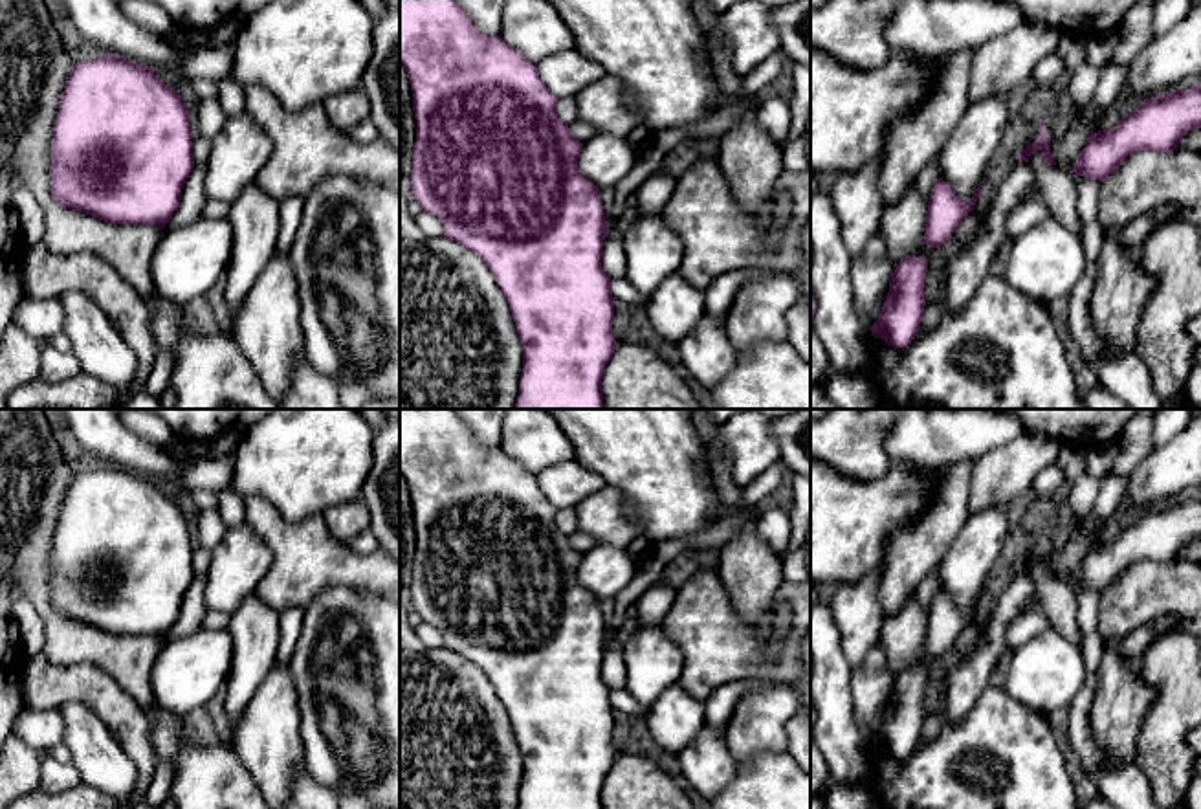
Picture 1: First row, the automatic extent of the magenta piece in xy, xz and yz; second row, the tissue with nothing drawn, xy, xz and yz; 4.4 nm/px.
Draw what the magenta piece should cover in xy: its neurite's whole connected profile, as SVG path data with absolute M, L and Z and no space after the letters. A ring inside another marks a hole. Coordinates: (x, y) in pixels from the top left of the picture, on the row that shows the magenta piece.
M112 53L73 62L51 134L51 196L110 224L165 227L194 169L193 139L182 95L152 68Z

